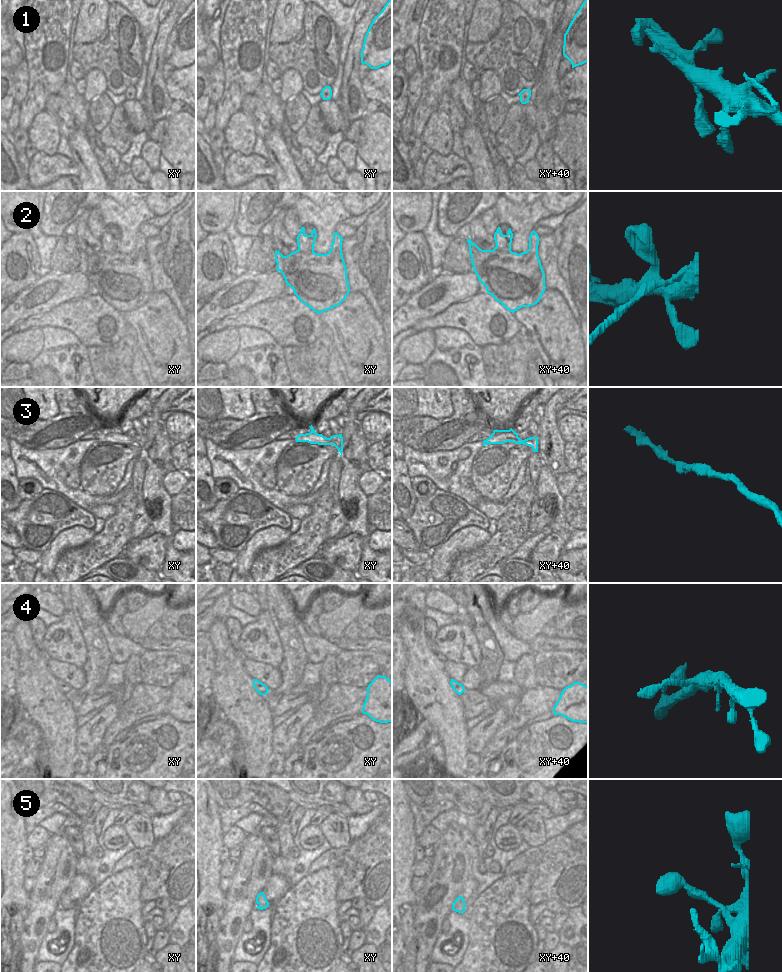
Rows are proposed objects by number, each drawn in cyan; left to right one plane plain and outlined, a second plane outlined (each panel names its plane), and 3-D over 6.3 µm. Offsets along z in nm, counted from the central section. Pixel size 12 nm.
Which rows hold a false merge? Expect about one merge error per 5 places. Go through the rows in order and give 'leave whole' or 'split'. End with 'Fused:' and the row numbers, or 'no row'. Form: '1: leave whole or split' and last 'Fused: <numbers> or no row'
1: leave whole
2: split
3: leave whole
4: split
5: leave whole
Fused: 2, 4

